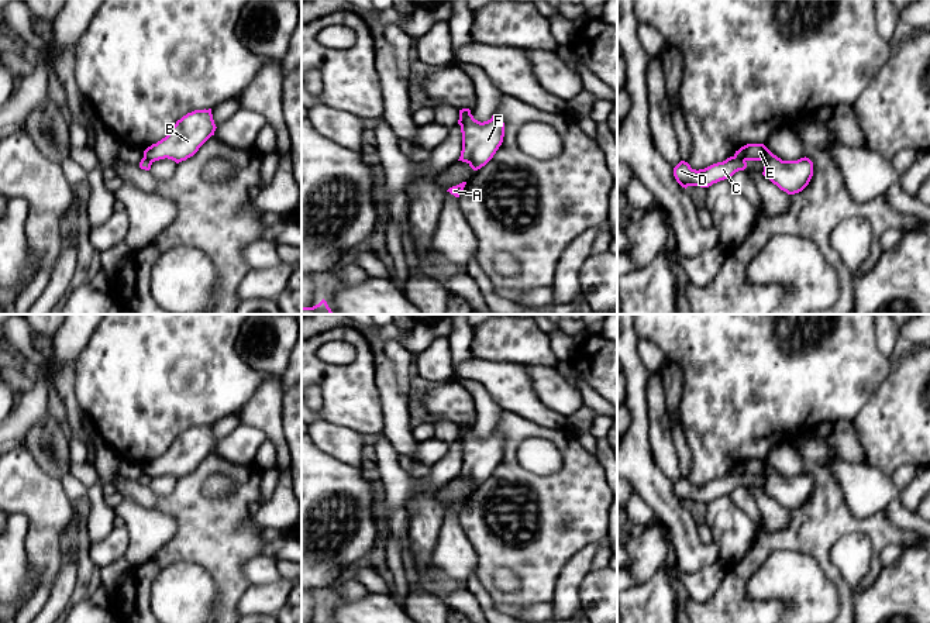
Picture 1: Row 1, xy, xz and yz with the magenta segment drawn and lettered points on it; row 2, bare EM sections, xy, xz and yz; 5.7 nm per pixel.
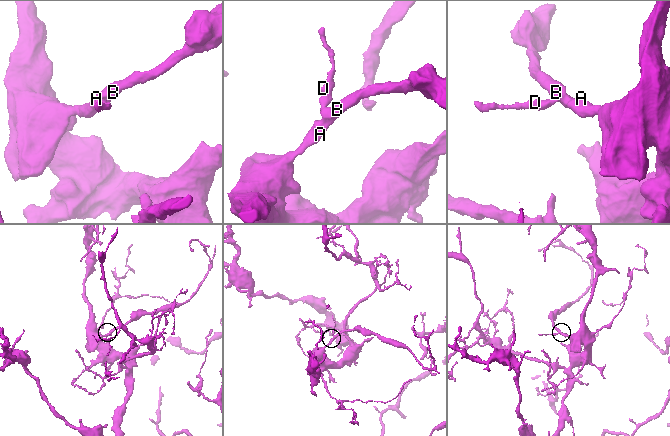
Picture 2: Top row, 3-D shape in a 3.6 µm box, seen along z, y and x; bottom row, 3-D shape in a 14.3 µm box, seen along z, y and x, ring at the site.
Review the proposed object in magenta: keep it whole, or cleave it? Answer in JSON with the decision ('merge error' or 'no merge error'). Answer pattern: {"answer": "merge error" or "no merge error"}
{"answer": "merge error"}

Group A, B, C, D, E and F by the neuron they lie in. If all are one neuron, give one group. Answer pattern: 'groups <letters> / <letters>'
groups A B E F / C D

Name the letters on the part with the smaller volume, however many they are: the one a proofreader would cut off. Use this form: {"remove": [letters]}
{"remove": ["C", "D"]}

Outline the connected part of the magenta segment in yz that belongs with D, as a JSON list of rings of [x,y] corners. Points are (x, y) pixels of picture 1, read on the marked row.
[[[730,156],[723,162],[713,164],[699,171],[692,169],[688,162],[681,161],[674,168],[674,176],[685,189],[688,186],[709,187],[713,183],[731,178],[736,172],[744,171],[745,168],[747,162],[736,156]]]

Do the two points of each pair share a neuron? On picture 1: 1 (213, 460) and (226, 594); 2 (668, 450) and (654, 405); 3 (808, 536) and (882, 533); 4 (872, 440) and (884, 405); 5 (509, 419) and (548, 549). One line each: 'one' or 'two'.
1: one
2: one
3: one
4: one
5: one

